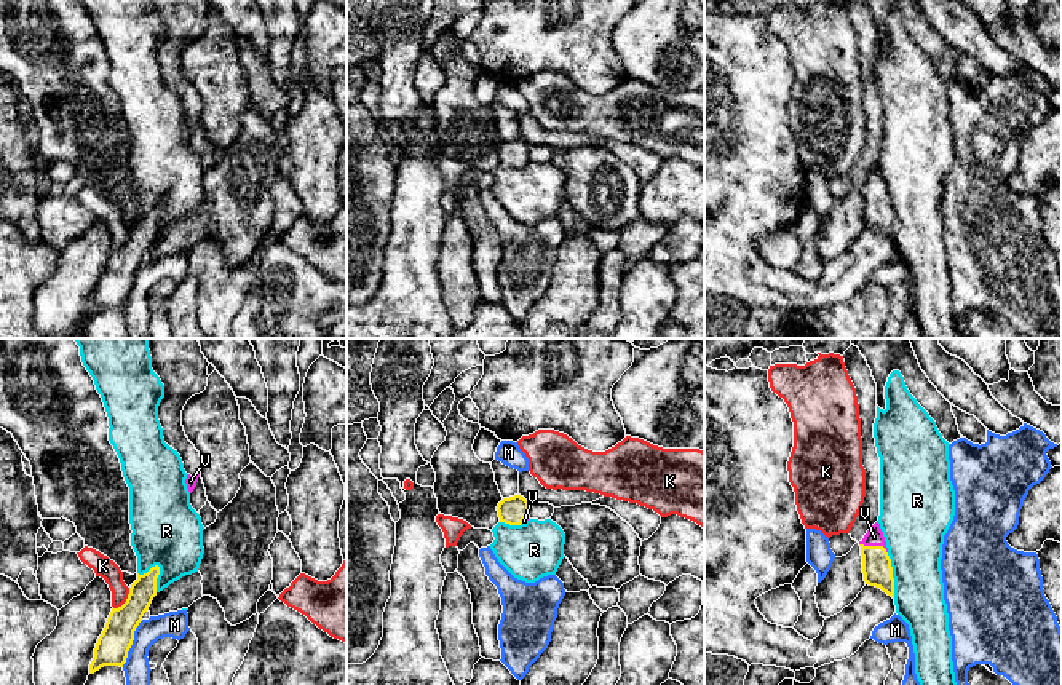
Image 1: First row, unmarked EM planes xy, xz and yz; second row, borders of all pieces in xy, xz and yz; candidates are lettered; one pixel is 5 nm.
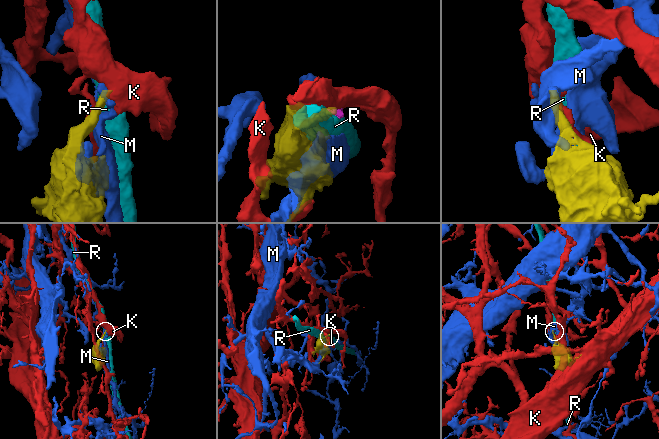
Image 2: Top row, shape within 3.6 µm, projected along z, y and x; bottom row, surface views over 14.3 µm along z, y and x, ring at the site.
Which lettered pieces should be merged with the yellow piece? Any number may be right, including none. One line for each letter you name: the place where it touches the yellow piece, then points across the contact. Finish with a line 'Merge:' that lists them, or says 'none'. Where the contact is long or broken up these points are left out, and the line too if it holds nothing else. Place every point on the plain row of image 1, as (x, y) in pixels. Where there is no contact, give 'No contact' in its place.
V: Touches yellow at yz (874, 189). Path across: yz (877, 211), (874, 189), (874, 179)
Merge: V

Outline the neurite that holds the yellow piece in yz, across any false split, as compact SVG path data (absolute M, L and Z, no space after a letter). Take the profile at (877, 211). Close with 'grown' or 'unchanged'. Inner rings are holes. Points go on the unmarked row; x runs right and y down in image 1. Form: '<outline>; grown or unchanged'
M878 163L867 172L859 188L866 227L880 230L894 241L891 201Z; grown

